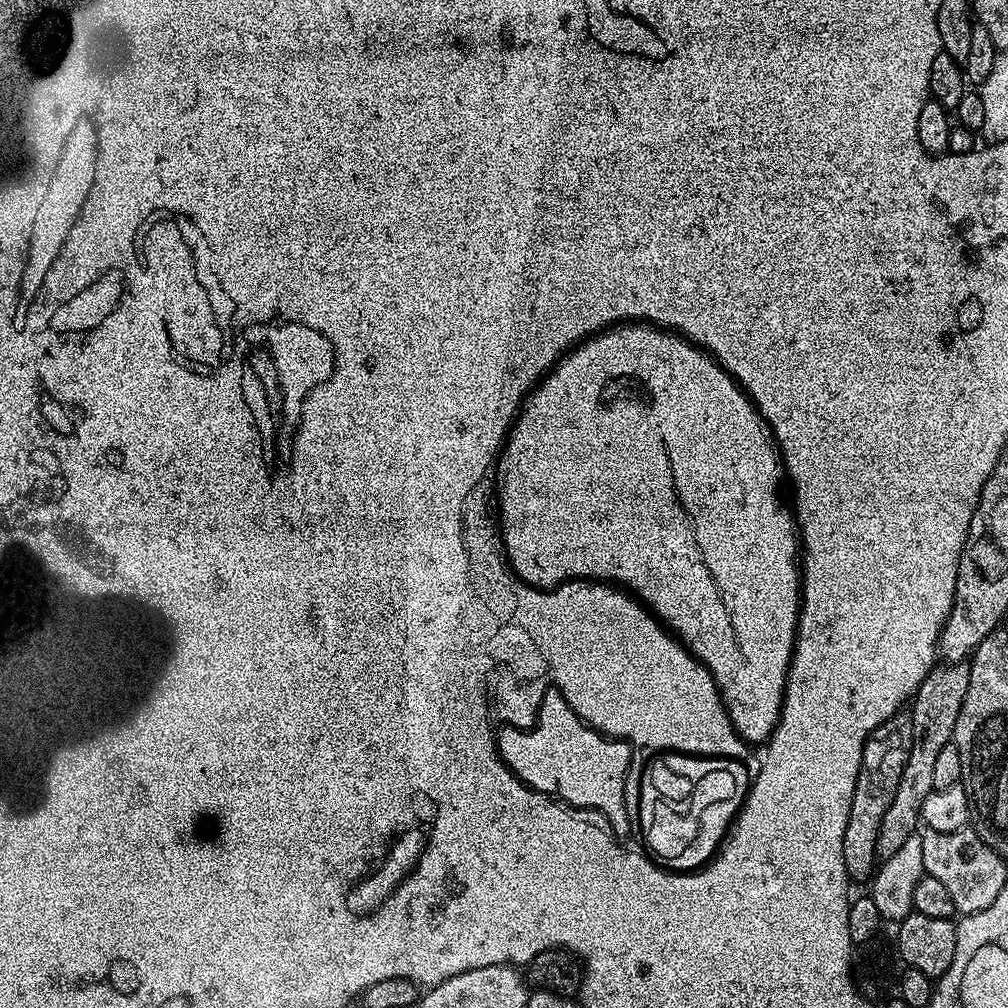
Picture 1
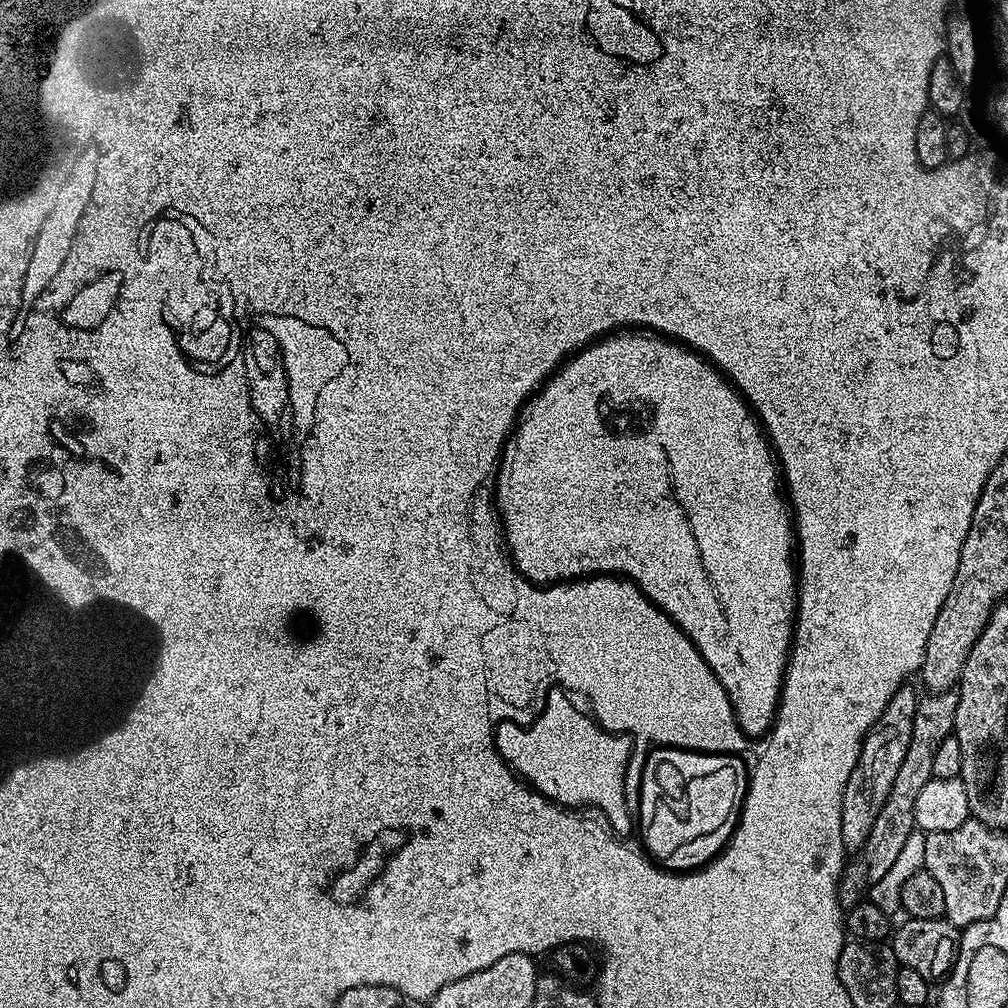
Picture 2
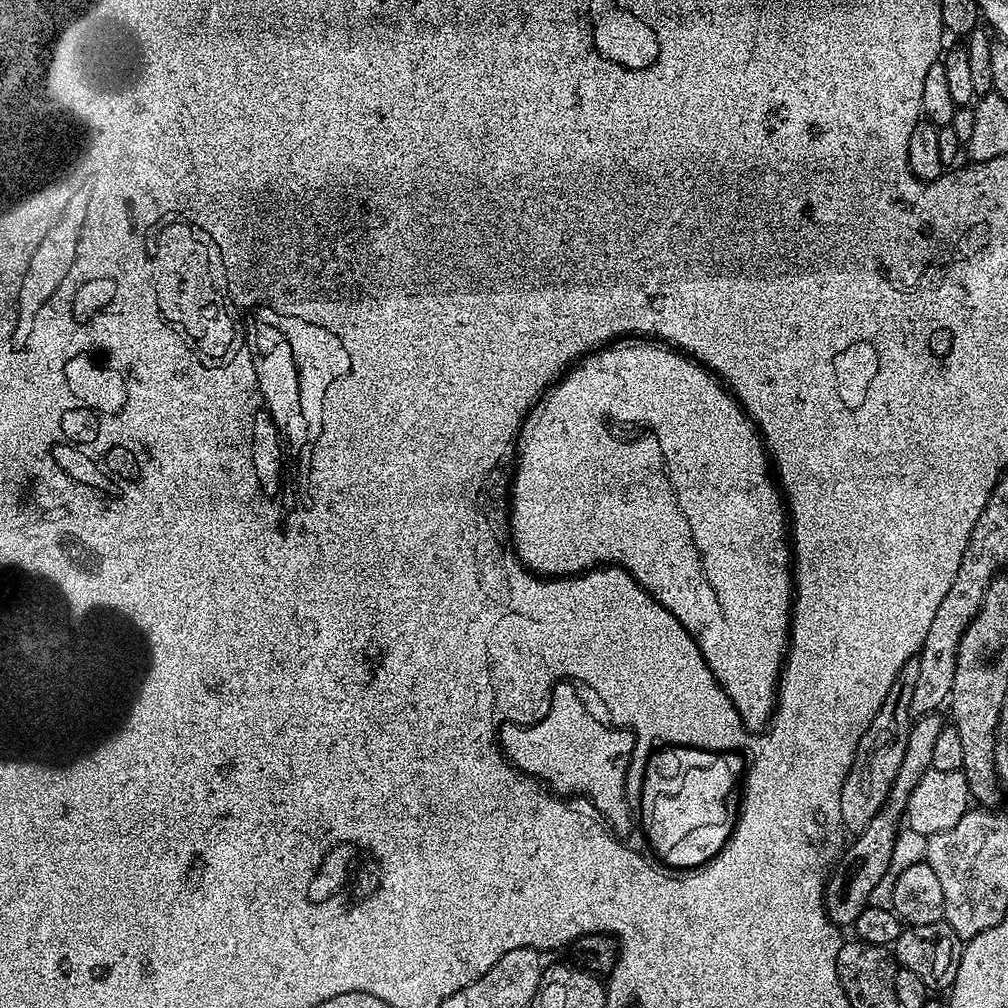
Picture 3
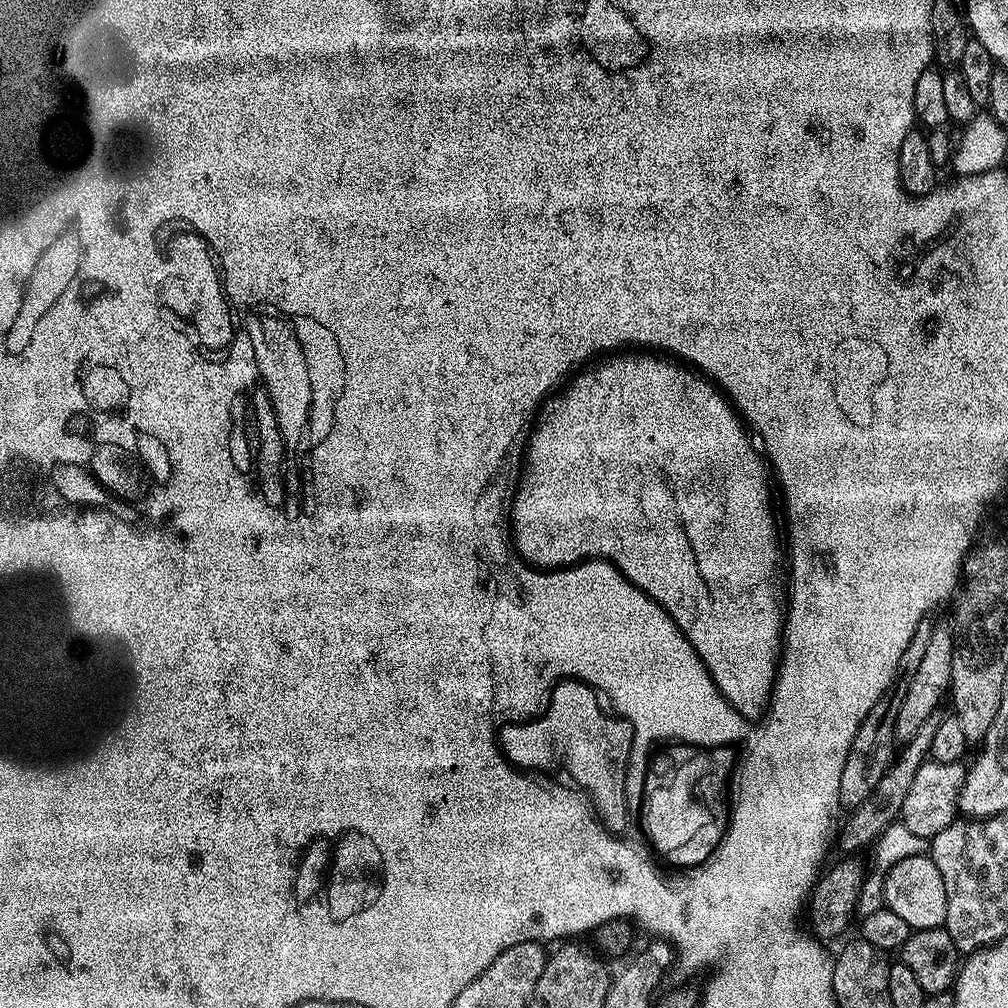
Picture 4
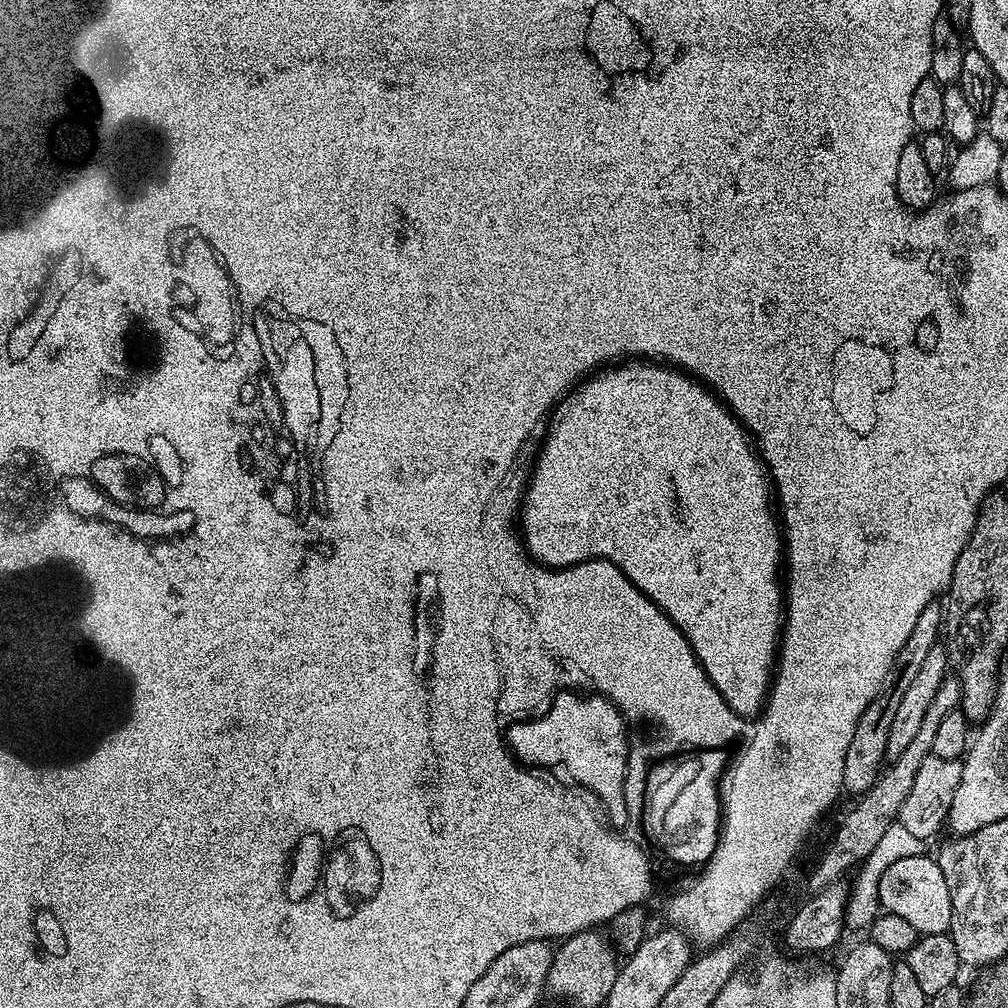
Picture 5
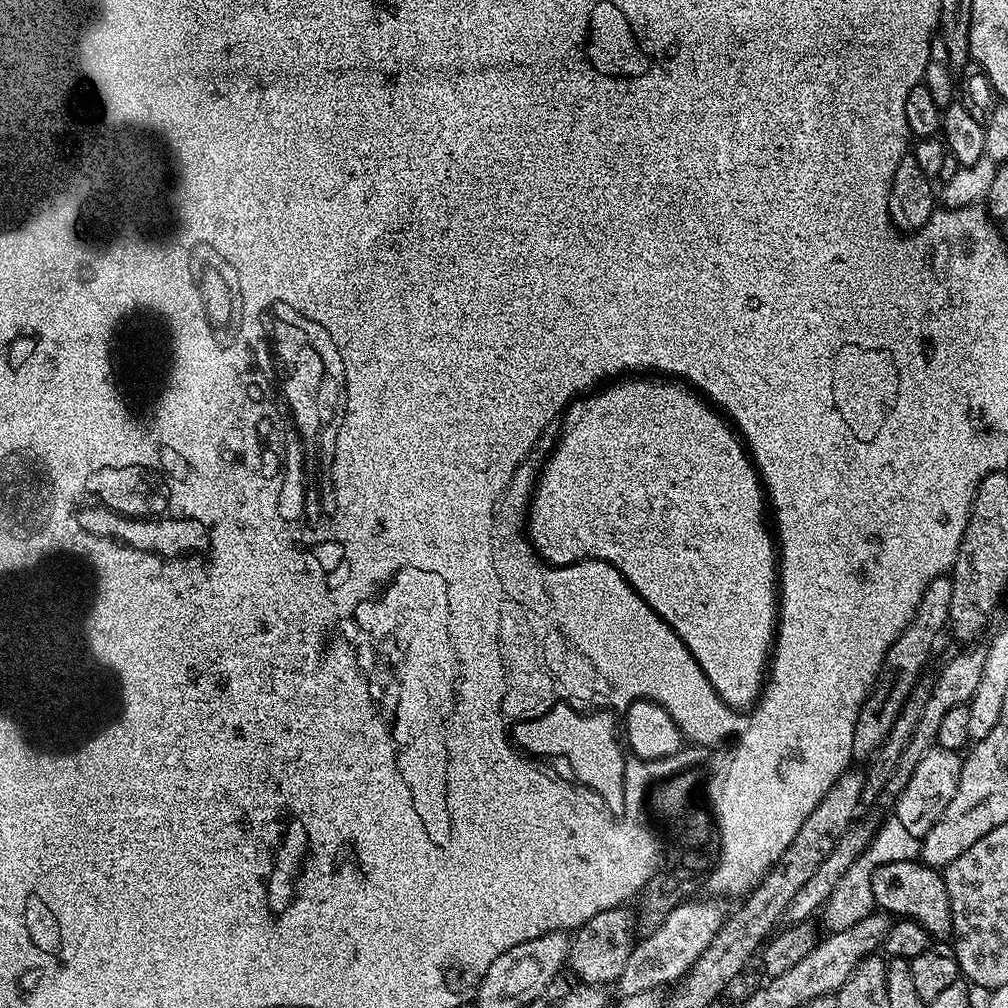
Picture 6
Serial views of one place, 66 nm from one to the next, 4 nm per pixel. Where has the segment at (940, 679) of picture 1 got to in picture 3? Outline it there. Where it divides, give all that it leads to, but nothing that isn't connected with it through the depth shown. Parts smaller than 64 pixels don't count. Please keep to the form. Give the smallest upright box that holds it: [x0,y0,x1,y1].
[824,712,946,925]

